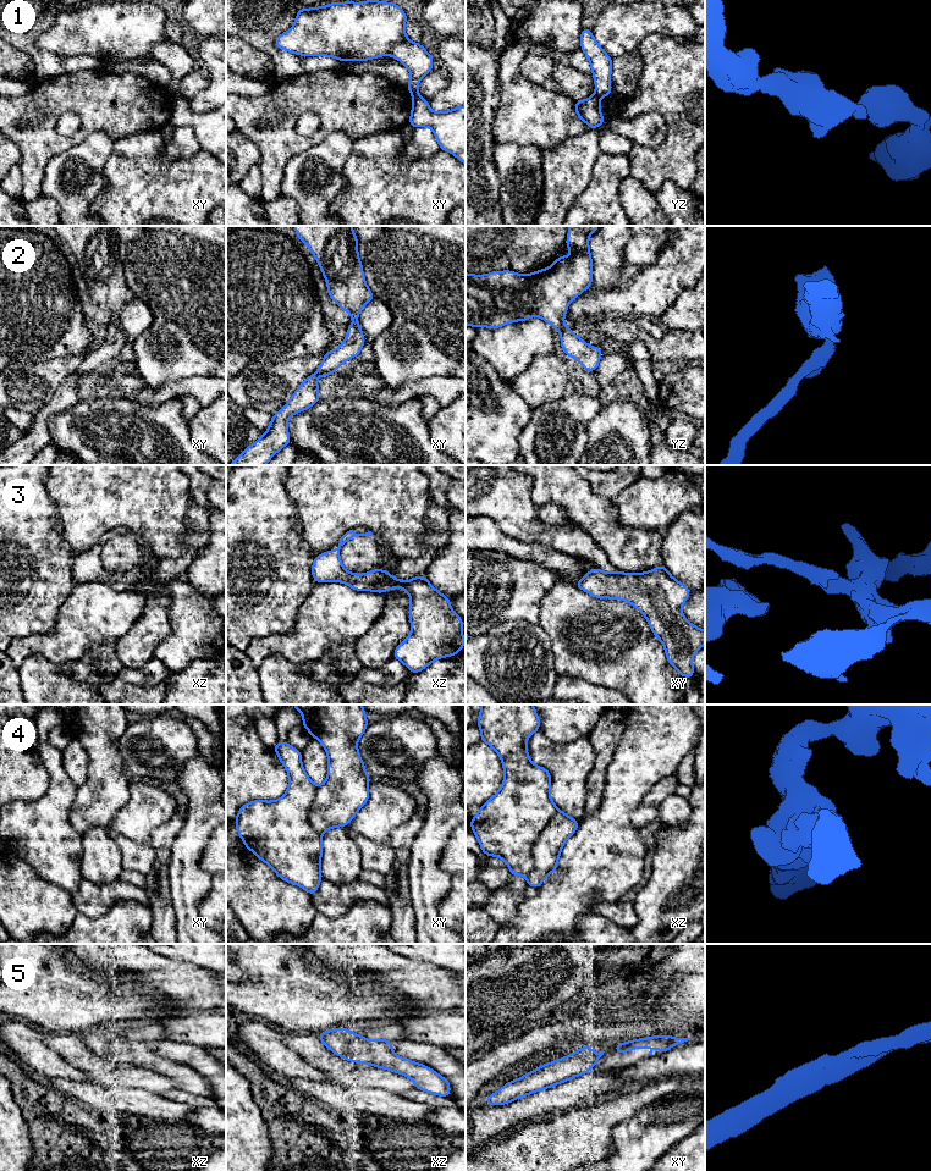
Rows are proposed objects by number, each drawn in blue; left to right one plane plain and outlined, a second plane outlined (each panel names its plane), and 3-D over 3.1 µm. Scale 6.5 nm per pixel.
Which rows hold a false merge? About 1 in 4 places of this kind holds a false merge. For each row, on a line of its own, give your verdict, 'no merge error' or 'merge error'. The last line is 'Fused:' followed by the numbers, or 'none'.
1: merge error
2: no merge error
3: no merge error
4: no merge error
5: no merge error
Fused: 1

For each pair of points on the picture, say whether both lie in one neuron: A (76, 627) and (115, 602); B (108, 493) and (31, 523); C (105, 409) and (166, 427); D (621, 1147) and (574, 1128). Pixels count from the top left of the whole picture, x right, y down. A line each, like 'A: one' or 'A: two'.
A: one
B: two
C: one
D: two

